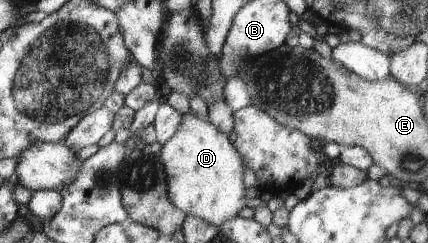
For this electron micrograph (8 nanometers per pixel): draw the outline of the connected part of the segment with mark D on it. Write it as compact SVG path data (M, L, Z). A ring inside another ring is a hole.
M196 114L184 115L177 133L162 144L162 160L168 175L170 200L188 216L222 226L247 207L245 197L246 163L230 135L212 124L209 119L199 119Z

